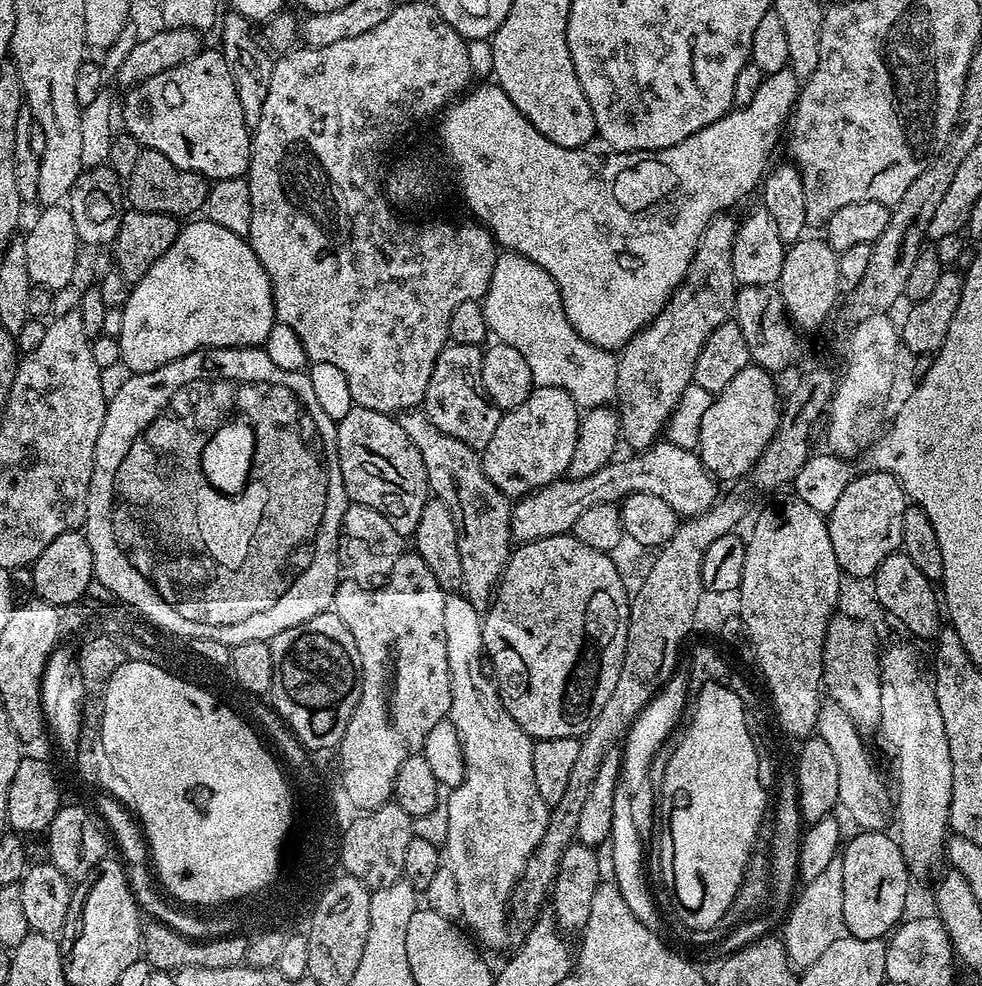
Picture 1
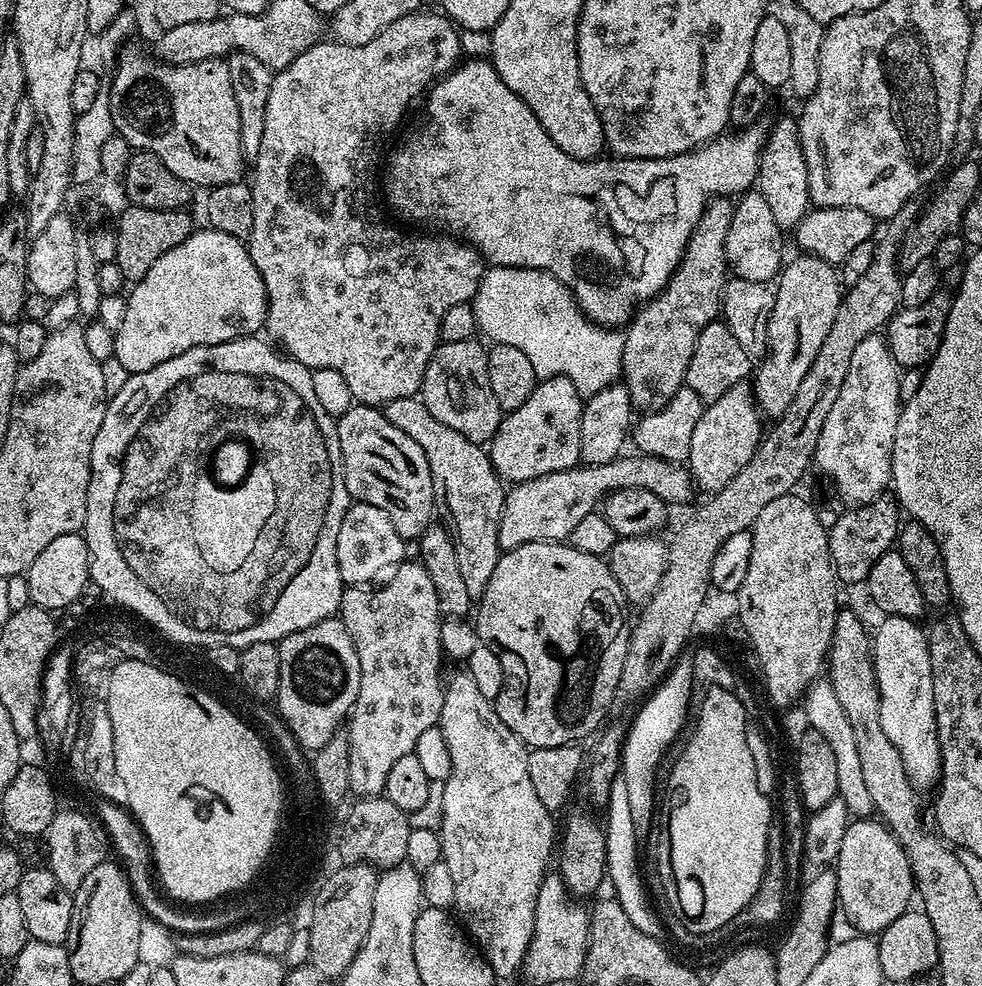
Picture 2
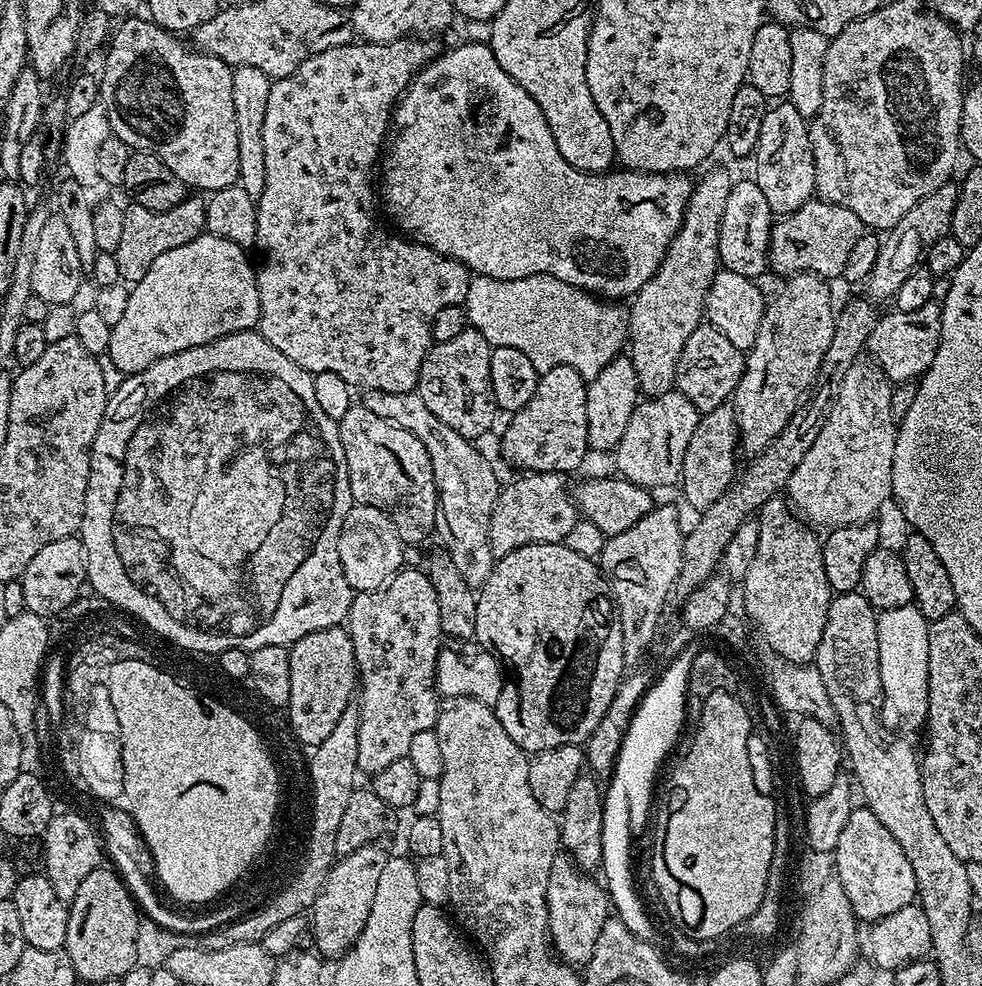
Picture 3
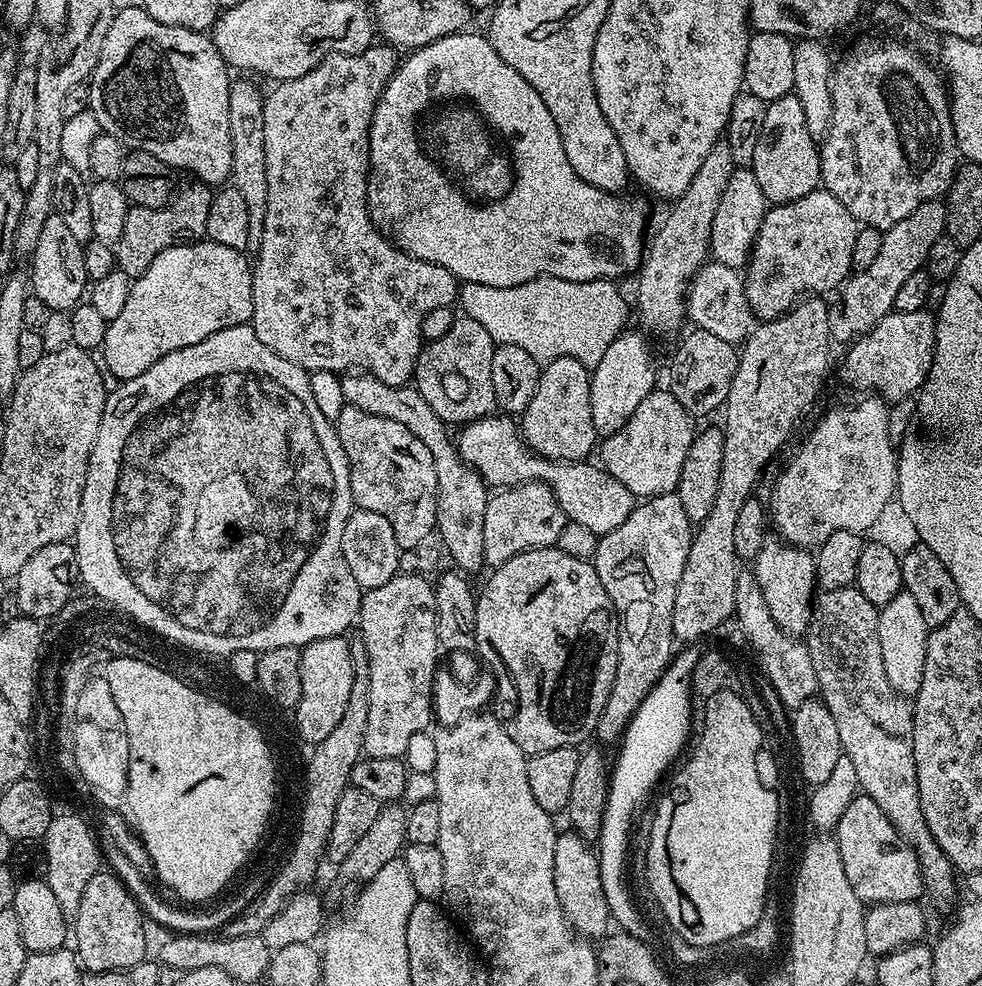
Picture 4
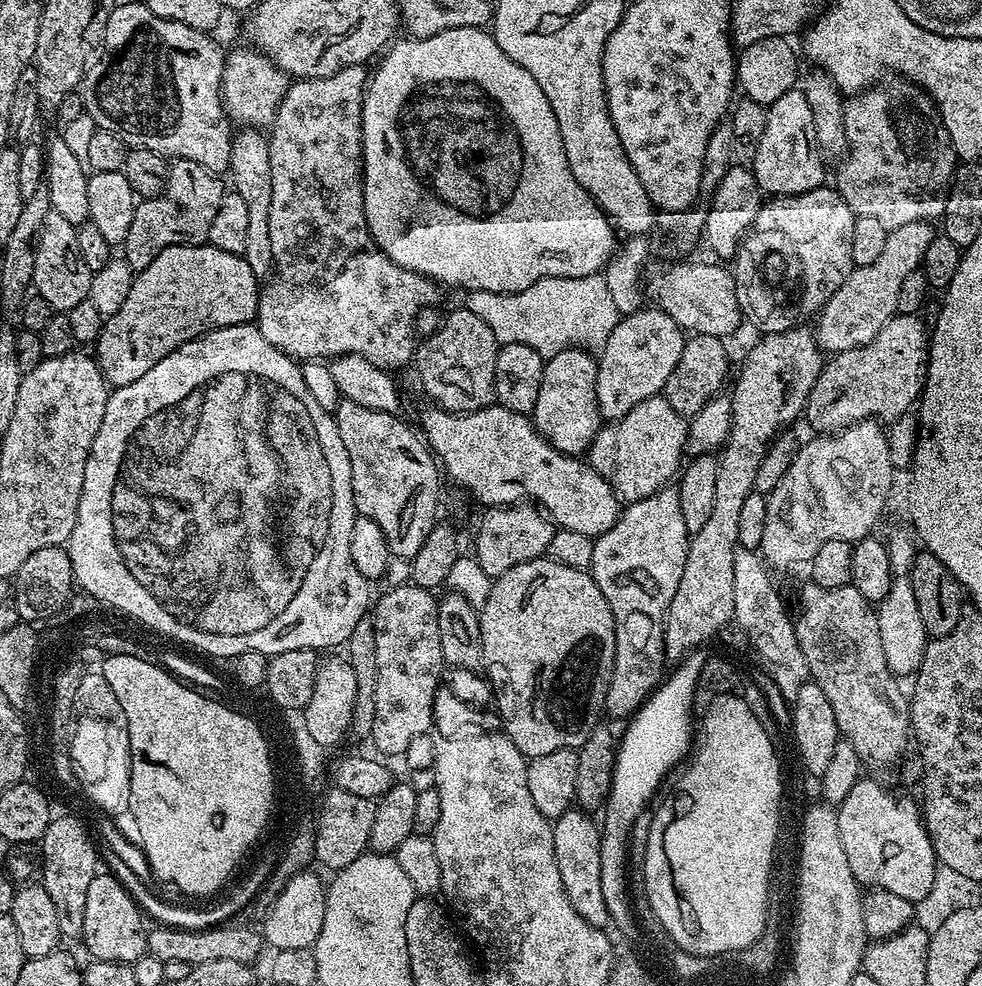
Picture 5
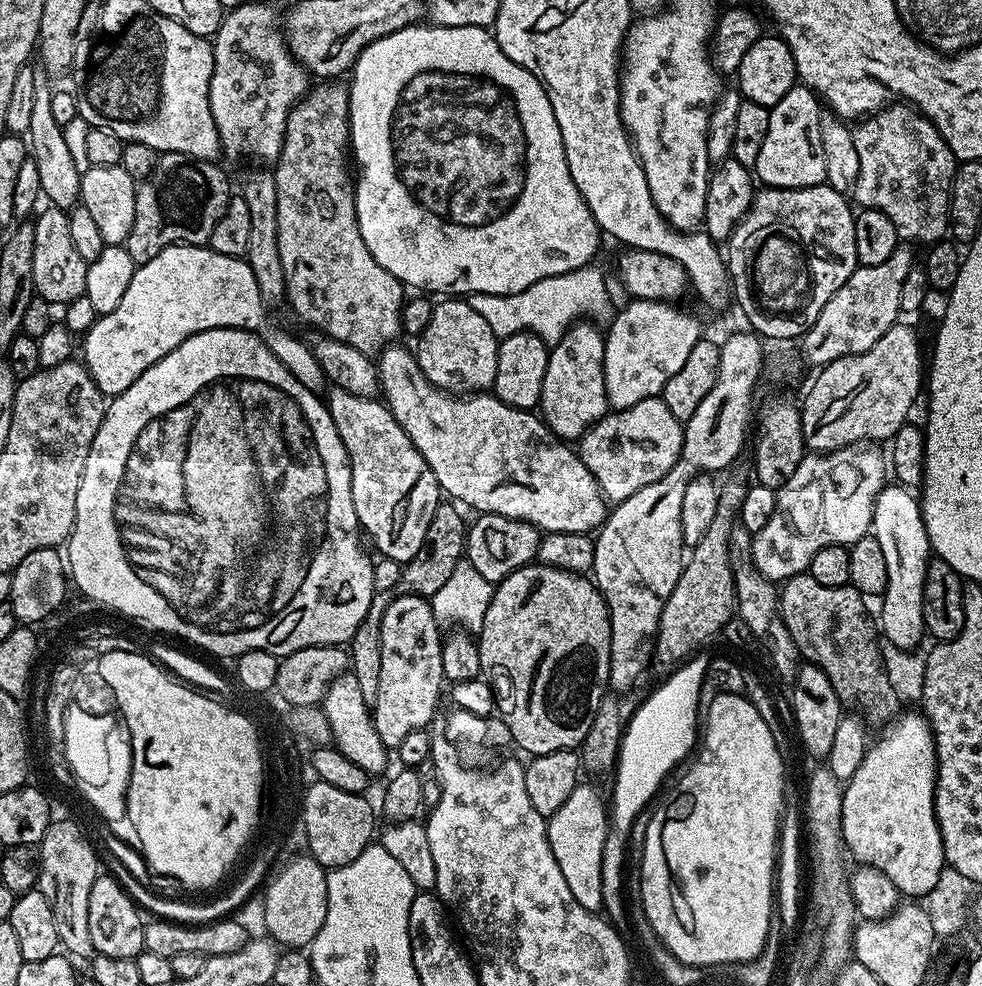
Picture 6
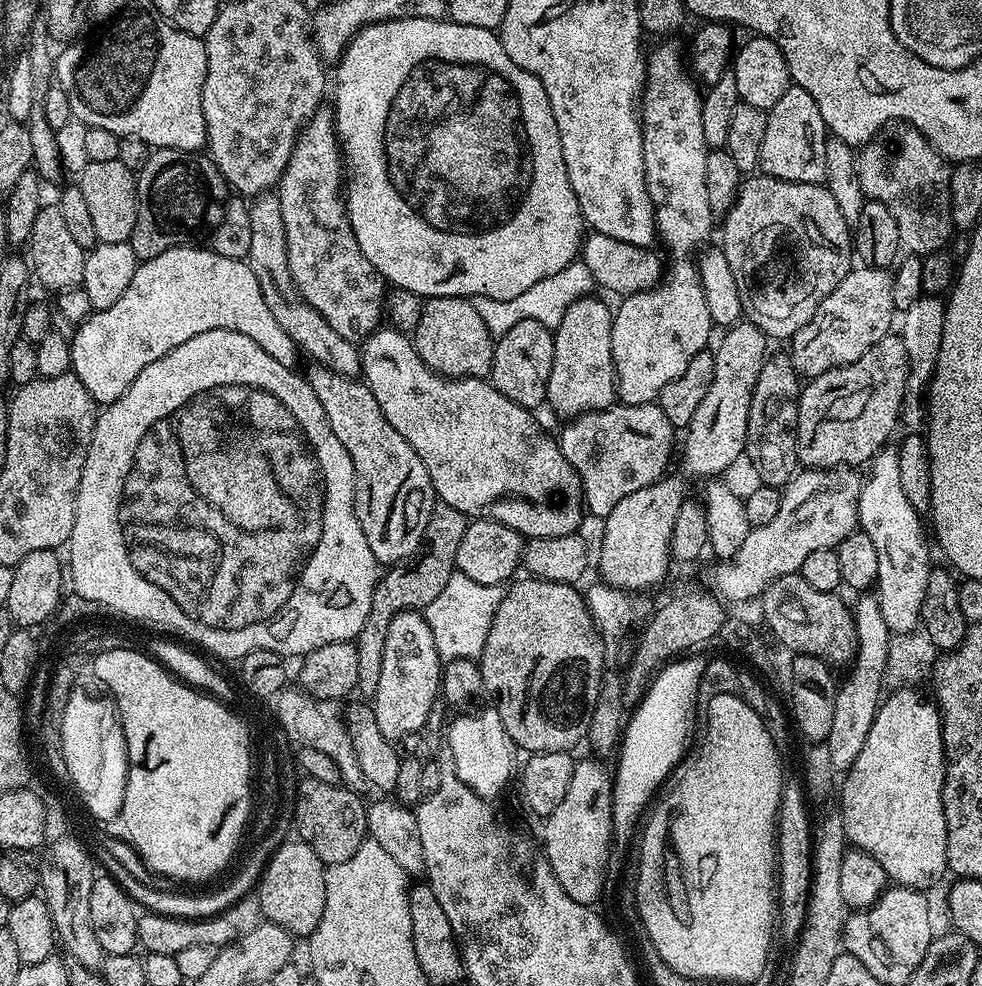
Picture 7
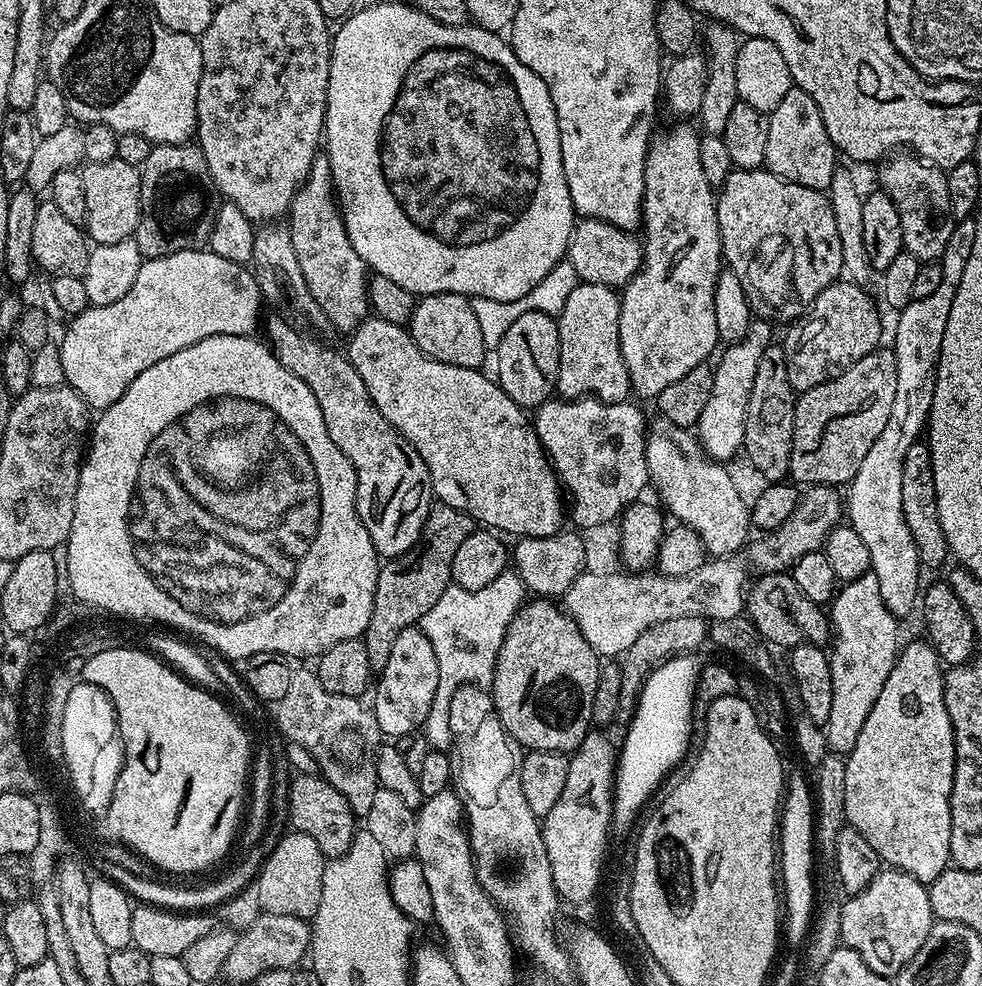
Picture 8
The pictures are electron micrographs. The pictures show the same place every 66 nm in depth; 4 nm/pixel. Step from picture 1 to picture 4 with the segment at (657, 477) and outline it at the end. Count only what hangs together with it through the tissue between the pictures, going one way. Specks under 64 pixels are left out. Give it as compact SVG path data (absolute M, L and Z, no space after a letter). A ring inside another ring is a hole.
M532 480L528 484L515 484L512 488L505 488L489 495L486 506L486 522L482 522L482 550L484 562L489 569L502 566L510 558L522 554L526 550L535 548L550 548L558 542L558 534L570 523L568 515L562 510L558 498L544 484Z

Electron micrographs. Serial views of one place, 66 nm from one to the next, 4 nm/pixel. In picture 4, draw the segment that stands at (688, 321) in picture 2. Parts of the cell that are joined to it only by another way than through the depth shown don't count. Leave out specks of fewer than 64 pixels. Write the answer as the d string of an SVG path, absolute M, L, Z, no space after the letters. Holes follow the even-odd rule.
M722 138L712 147L710 154L702 158L702 166L698 166L694 182L686 186L683 194L675 197L673 204L676 205L669 210L656 237L647 241L646 255L638 269L640 285L636 288L634 308L635 311L636 308L640 311L640 320L649 333L657 332L660 336L668 336L686 324L688 288L700 269L709 263L708 247L714 214L718 211L718 202L722 202L726 182L730 182L730 174L734 174L735 169L734 154L730 154L727 139Z

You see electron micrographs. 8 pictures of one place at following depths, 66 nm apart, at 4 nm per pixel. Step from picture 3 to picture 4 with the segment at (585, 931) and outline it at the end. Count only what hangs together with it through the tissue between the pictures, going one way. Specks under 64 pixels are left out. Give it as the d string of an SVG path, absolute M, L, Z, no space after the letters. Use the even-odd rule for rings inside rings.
M571 830L561 831L556 837L554 890L564 911L564 919L577 936L593 938L592 936L601 935L600 937L603 937L609 931L607 928L608 924L610 925L610 913L606 902L606 890L602 890L600 857L589 841Z

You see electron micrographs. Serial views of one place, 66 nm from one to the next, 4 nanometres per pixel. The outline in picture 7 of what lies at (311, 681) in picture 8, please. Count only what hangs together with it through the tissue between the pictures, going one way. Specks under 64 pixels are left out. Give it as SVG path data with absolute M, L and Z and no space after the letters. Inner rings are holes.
M296 686L285 687L274 701L280 705L280 721L289 741L306 748L322 750L322 754L326 754L340 771L340 779L345 785L356 786L356 783L364 780L358 764L358 754L348 733L345 713L340 713L341 705L337 701L320 700Z

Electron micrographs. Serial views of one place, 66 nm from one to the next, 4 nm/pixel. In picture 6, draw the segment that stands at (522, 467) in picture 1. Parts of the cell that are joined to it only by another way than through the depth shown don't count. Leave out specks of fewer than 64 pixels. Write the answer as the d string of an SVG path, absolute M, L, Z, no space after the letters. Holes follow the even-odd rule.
M592 322L573 324L561 340L551 345L548 353L538 412L549 430L565 442L579 441L610 411L604 386L605 333L595 327L599 328Z

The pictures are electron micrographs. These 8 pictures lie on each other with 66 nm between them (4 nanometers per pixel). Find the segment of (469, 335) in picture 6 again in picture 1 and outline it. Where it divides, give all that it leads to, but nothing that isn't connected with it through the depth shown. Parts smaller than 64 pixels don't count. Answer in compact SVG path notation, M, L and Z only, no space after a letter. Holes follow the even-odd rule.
M454 343L445 346L438 354L438 362L434 362L434 374L430 374L422 405L430 422L442 434L450 434L450 438L458 438L458 442L466 442L466 446L477 450L484 449L490 438L494 438L502 415L501 408L486 394L486 386L482 386L483 357L483 351L477 346Z

